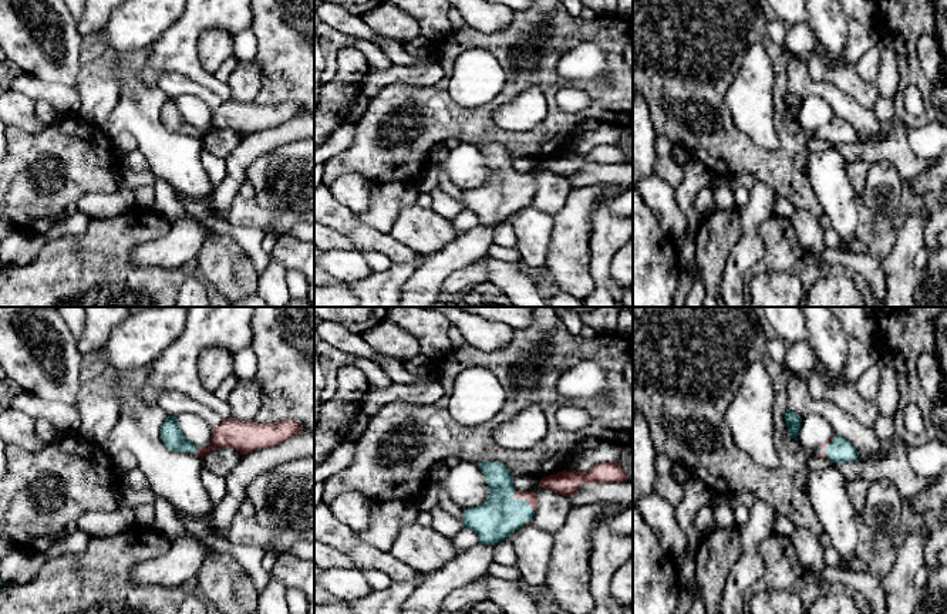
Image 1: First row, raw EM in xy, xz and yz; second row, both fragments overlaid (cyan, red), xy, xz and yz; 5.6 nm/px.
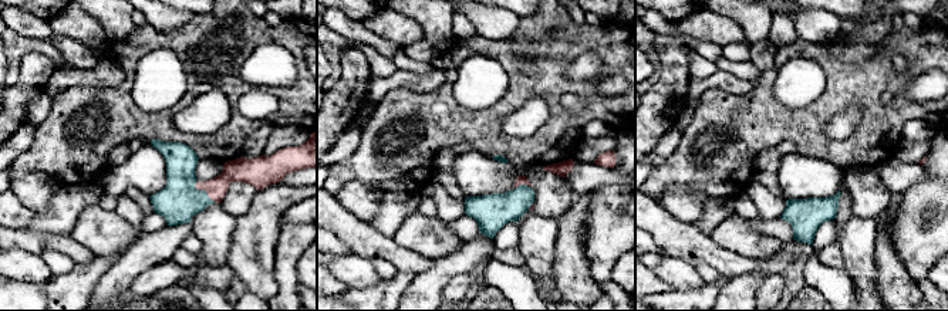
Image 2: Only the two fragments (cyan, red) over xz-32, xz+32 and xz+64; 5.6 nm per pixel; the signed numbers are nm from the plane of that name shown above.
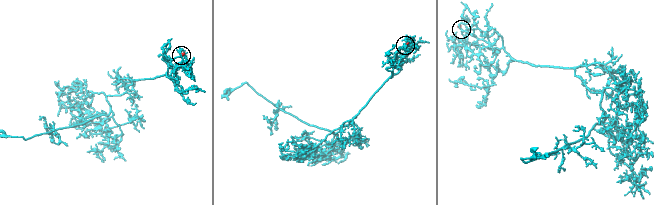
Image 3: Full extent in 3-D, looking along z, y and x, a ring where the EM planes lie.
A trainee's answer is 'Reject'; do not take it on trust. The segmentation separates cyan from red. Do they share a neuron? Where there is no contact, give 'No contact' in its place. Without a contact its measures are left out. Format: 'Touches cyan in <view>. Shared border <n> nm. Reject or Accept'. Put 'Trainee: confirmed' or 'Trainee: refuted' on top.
Trainee: refuted
Touches cyan in xz. Shared border 160 nm. Accept

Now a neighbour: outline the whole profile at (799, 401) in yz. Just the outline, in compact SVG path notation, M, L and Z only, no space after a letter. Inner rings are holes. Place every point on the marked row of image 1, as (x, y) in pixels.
M781 338L768 341L769 357L782 365L788 381L788 409L801 418L818 415L828 421L833 432L849 441L860 456L867 456L879 451L880 442L873 428L867 428L850 414L840 409L829 399L813 399L803 378L793 374L785 365L788 344Z

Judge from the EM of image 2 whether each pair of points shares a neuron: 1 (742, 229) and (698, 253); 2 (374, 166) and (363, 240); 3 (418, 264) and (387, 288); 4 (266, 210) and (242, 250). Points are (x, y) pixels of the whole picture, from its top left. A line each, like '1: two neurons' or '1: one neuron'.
1: two neurons
2: two neurons
3: two neurons
4: one neuron

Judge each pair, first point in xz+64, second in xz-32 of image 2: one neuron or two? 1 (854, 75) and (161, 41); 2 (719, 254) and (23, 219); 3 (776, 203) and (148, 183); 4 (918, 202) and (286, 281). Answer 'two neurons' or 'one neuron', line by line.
1: one neuron
2: one neuron
3: two neurons
4: one neuron

